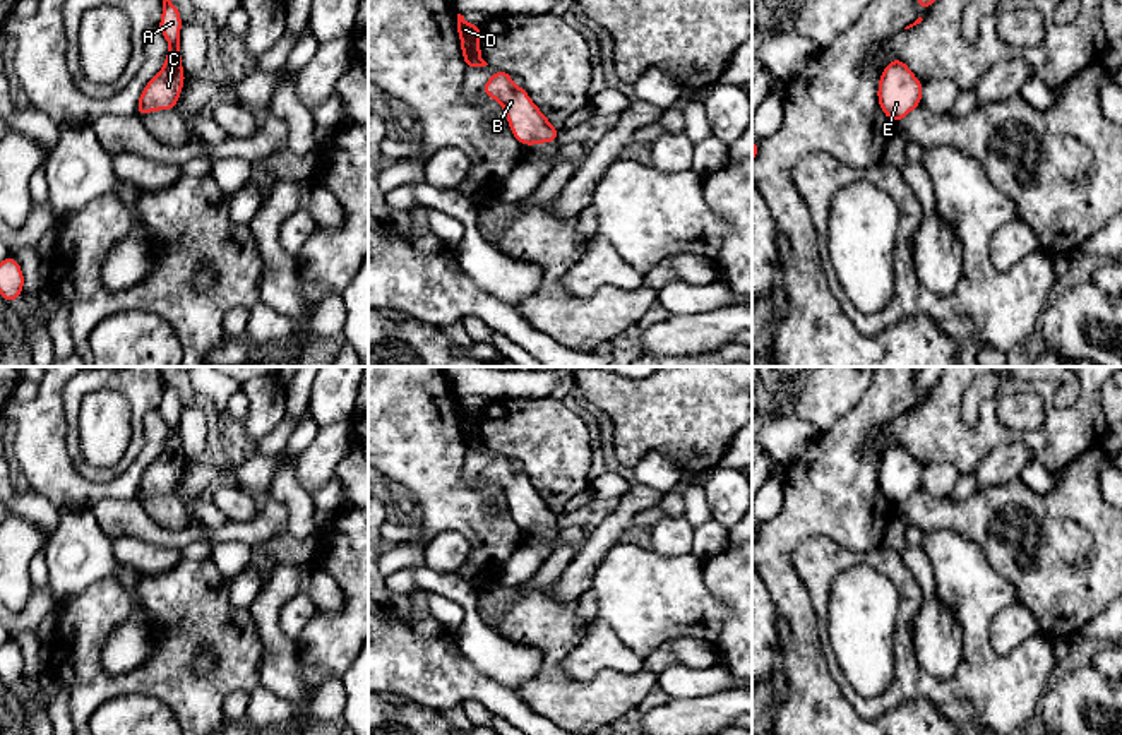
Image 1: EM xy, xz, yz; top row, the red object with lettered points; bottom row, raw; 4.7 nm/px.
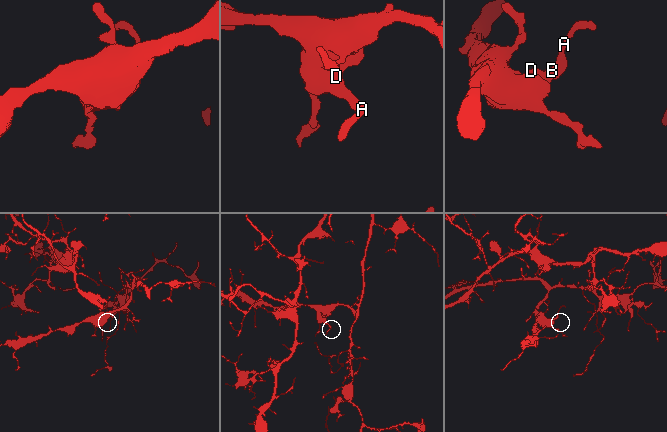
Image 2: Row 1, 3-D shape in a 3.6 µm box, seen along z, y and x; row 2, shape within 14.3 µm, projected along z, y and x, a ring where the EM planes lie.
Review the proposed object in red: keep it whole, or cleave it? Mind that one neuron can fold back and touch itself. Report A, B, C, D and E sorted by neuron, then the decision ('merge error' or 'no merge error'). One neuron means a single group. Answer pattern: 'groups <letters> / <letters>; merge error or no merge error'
groups A B C D E; no merge error

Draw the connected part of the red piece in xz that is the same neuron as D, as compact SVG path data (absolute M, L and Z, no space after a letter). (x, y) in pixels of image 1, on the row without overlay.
M457 397L456 415L461 420L461 433L466 452L488 449L480 437L481 411L468 406L464 399Z

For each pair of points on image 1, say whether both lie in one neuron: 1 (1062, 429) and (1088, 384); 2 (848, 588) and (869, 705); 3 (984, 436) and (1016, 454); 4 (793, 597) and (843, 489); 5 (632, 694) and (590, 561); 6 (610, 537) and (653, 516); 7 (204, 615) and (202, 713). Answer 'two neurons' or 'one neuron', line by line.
1: one neuron
2: two neurons
3: two neurons
4: one neuron
5: two neurons
6: two neurons
7: one neuron

